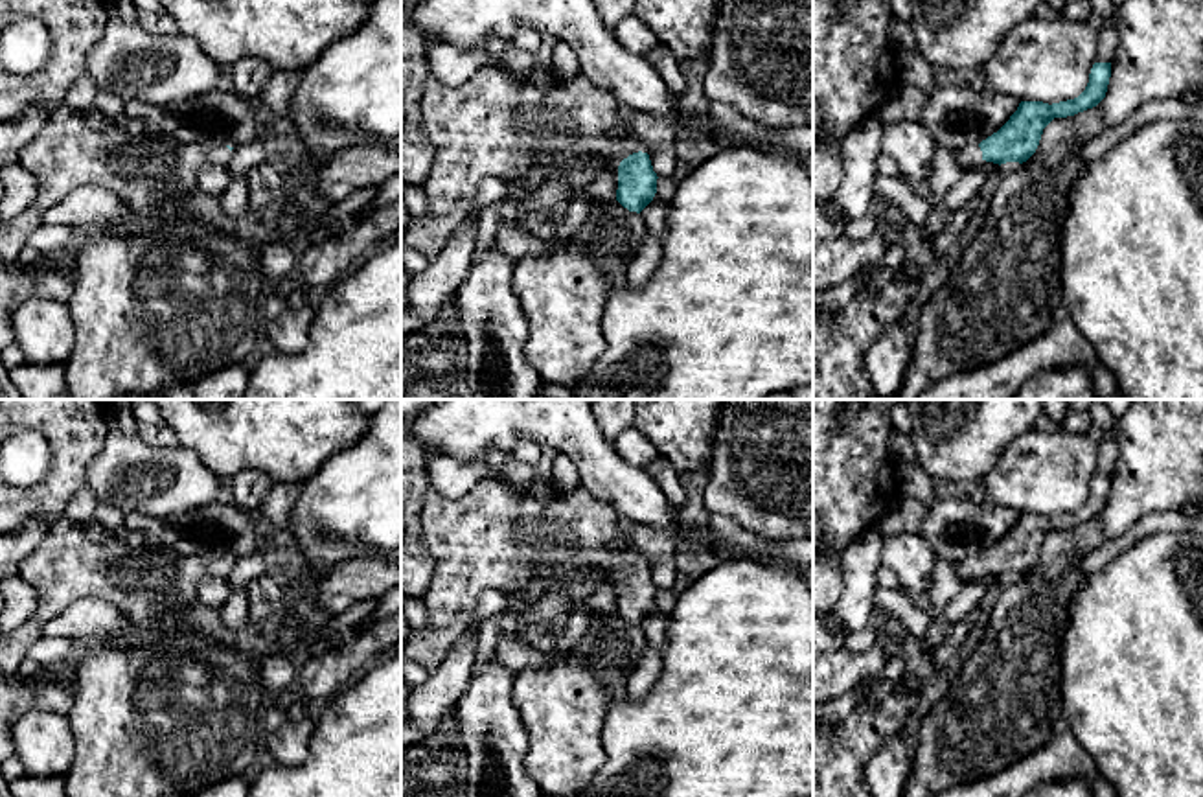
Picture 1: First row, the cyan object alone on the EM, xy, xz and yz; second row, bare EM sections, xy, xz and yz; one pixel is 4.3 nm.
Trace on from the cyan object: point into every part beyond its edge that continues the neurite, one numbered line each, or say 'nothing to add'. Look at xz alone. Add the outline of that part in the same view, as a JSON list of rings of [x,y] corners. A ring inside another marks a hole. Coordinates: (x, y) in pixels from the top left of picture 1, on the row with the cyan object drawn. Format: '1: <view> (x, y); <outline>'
1: xz (493, 126); [[[484,68],[458,87],[447,87],[429,75],[423,92],[423,125],[436,151],[425,182],[429,208],[401,230],[405,241],[429,261],[449,245],[454,232],[476,210],[475,197],[484,179],[500,179],[511,188],[585,158],[607,158],[618,164],[638,145],[624,140],[622,103],[583,74],[567,85],[543,90],[530,77]]]

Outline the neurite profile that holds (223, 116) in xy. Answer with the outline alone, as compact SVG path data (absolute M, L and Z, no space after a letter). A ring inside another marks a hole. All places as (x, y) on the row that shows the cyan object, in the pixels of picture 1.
M215 88L169 105L125 103L127 120L142 120L145 134L178 144L239 147L259 140L258 103L234 88Z

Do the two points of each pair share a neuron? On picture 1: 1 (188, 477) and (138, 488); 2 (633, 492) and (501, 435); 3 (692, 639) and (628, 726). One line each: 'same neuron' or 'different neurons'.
1: same neuron
2: same neuron
3: same neuron

